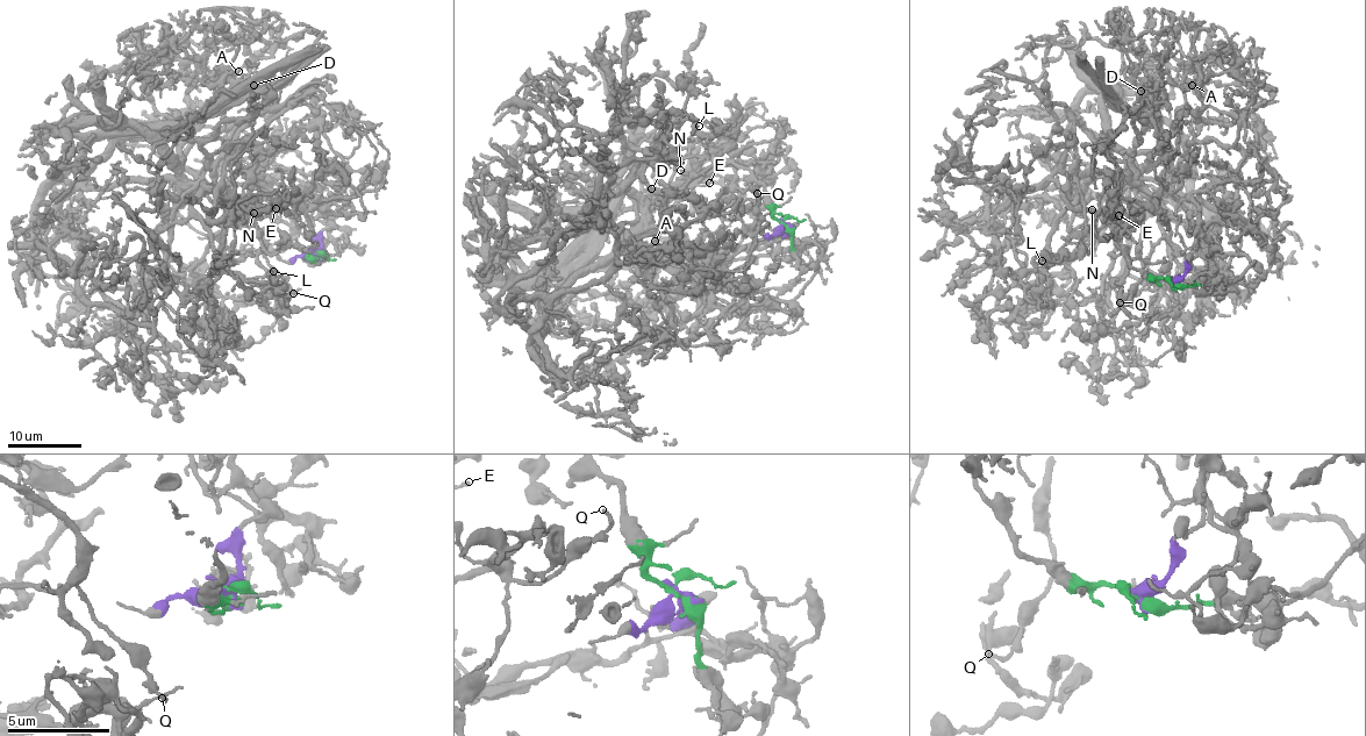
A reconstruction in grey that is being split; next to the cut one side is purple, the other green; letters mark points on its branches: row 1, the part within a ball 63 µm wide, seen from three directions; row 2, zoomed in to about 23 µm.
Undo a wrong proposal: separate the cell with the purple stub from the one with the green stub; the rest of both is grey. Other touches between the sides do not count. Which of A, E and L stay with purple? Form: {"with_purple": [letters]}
{"with_purple": ["A"]}

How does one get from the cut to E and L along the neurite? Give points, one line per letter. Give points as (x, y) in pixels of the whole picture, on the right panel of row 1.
E: (1173, 281), (1149, 279), (1132, 268), (1107, 223), (1117, 198), (1117, 215)
L: (1173, 281), (1130, 265), (1107, 223), (1114, 177), (1096, 174), (1084, 187), (1058, 220), (1044, 270), (1041, 261)

